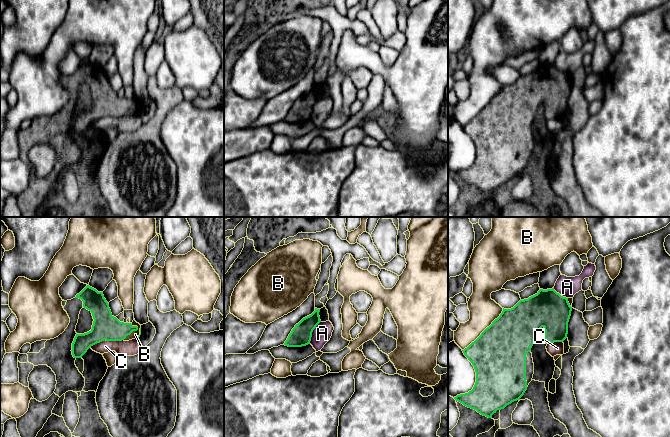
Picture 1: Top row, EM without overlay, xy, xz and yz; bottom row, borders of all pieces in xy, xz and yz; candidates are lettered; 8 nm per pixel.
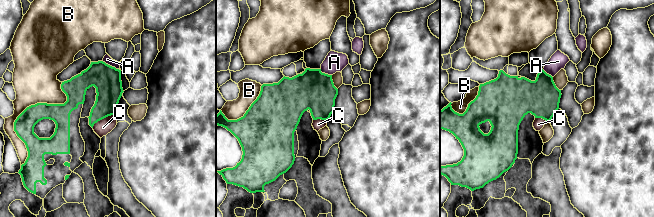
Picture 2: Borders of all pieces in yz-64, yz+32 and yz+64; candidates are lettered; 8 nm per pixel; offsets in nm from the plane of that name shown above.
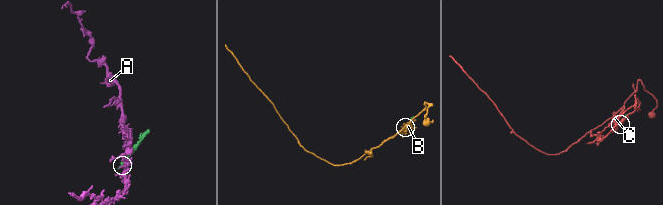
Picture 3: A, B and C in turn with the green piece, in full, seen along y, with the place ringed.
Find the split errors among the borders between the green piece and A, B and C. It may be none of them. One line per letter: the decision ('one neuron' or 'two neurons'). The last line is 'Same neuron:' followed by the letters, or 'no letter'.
A: two neurons
B: two neurons
C: two neurons
Same neuron: no letter

